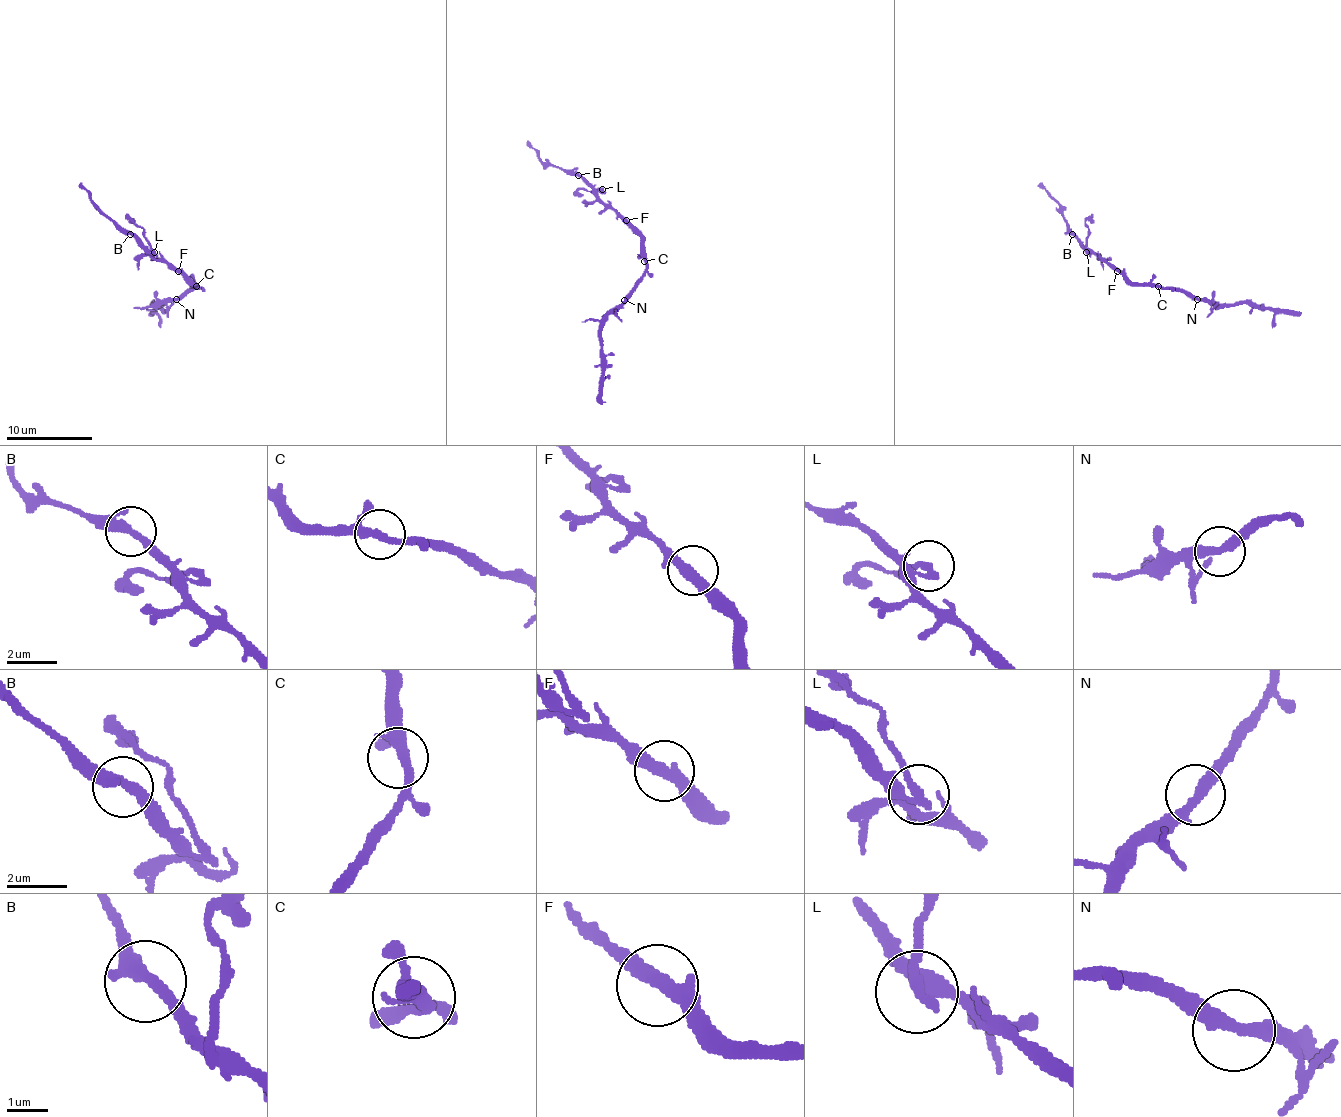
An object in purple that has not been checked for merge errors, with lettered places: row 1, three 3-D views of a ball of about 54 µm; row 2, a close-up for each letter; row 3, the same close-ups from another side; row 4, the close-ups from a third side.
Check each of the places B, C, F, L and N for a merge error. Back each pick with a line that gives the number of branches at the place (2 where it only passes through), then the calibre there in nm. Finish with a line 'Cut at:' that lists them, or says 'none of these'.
L: branches 2; calibre 240 nm
Cut at: L

